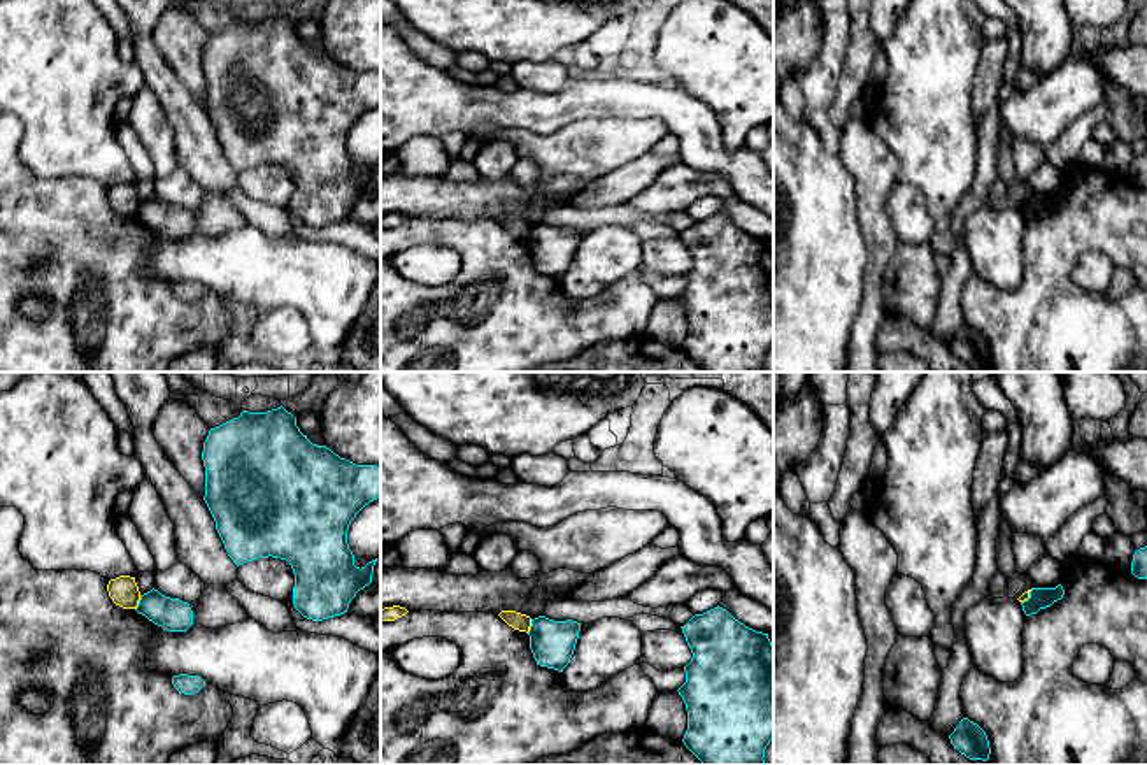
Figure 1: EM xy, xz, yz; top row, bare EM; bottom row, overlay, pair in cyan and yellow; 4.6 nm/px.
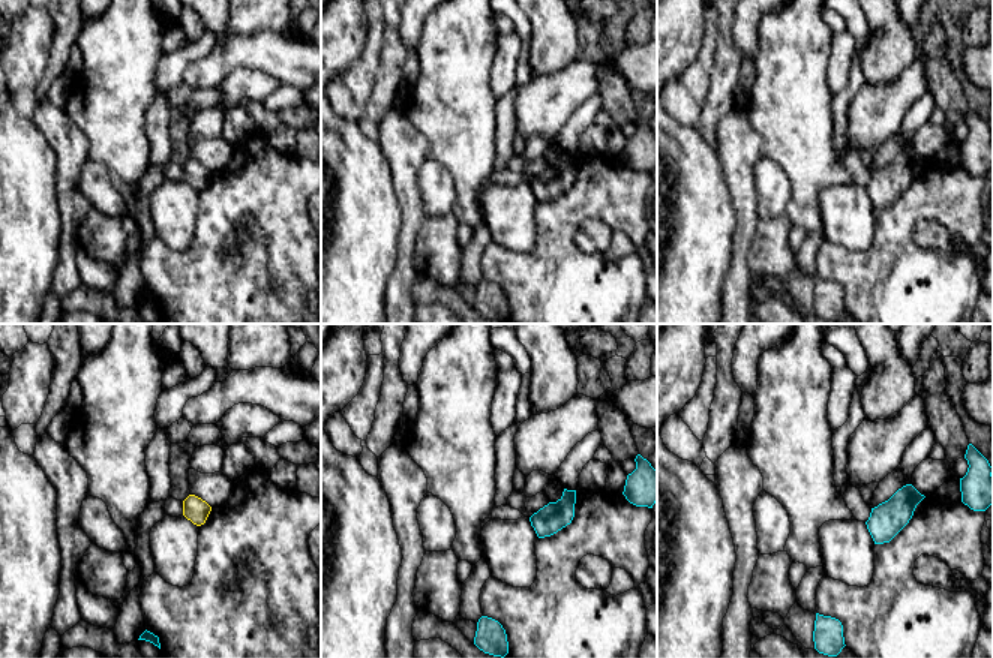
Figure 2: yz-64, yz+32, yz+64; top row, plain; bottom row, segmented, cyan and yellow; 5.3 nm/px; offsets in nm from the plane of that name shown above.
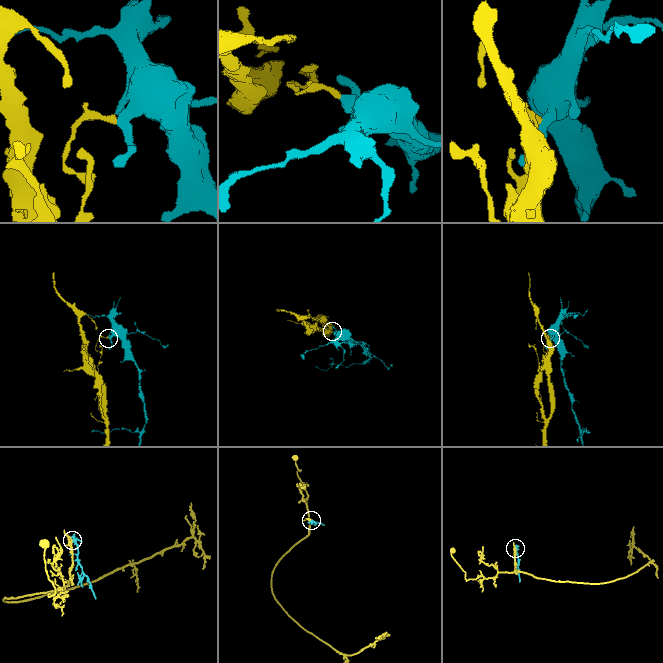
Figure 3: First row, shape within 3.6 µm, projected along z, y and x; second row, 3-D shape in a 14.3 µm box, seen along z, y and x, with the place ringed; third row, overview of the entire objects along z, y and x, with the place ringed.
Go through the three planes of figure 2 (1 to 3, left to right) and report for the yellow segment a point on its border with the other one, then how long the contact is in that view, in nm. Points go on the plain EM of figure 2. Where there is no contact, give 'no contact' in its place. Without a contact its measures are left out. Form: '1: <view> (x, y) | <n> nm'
1: no contact
2: no contact
3: no contact

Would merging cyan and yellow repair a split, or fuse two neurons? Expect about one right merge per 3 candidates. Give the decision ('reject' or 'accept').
reject

